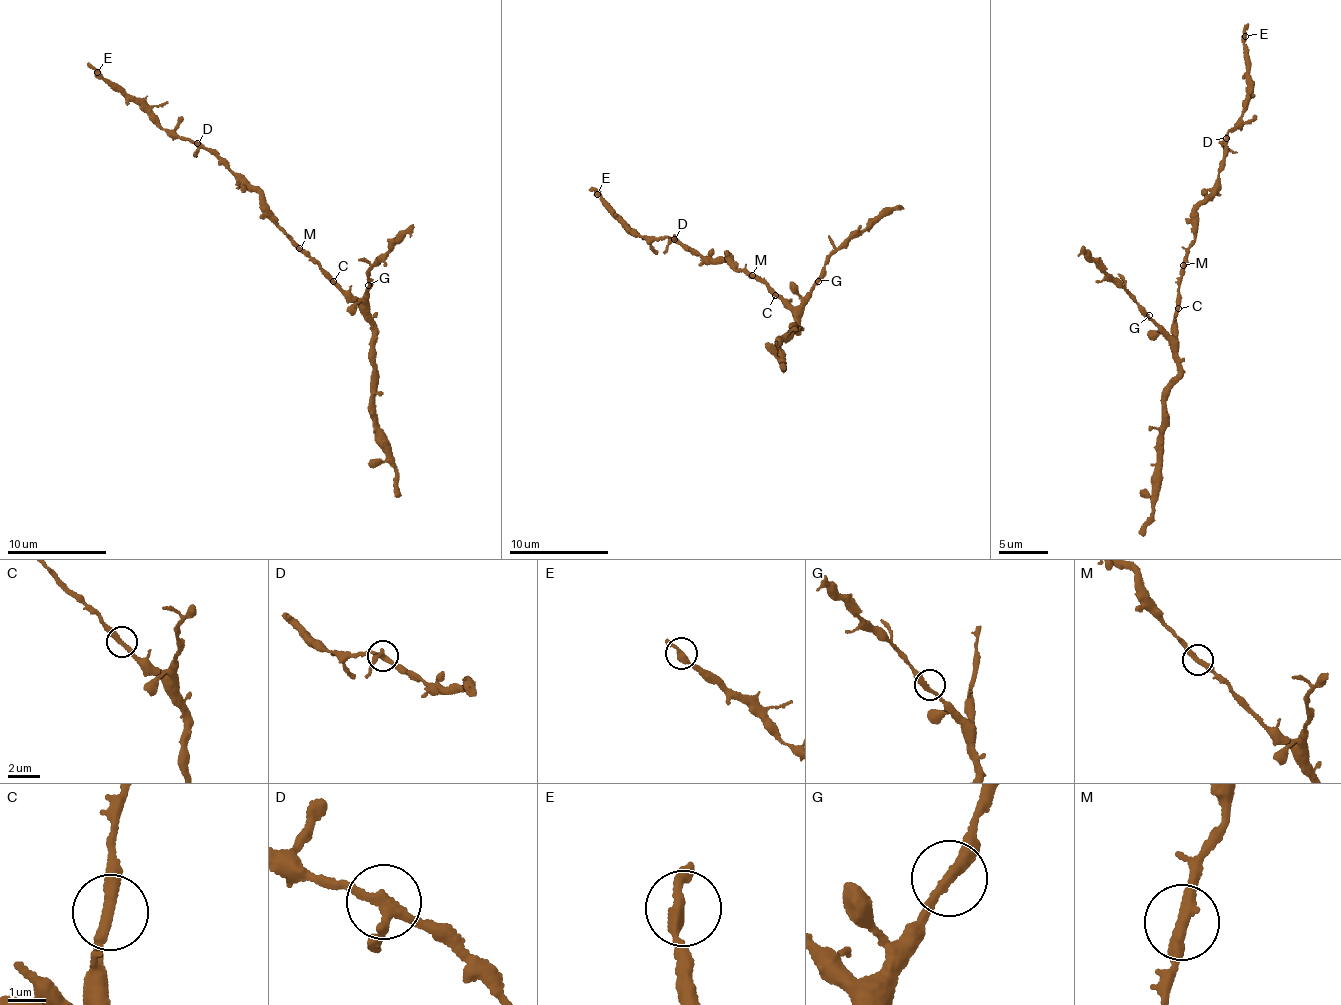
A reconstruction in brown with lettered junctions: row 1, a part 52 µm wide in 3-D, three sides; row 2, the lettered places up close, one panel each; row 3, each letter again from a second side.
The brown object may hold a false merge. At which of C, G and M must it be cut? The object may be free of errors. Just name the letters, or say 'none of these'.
none of these

